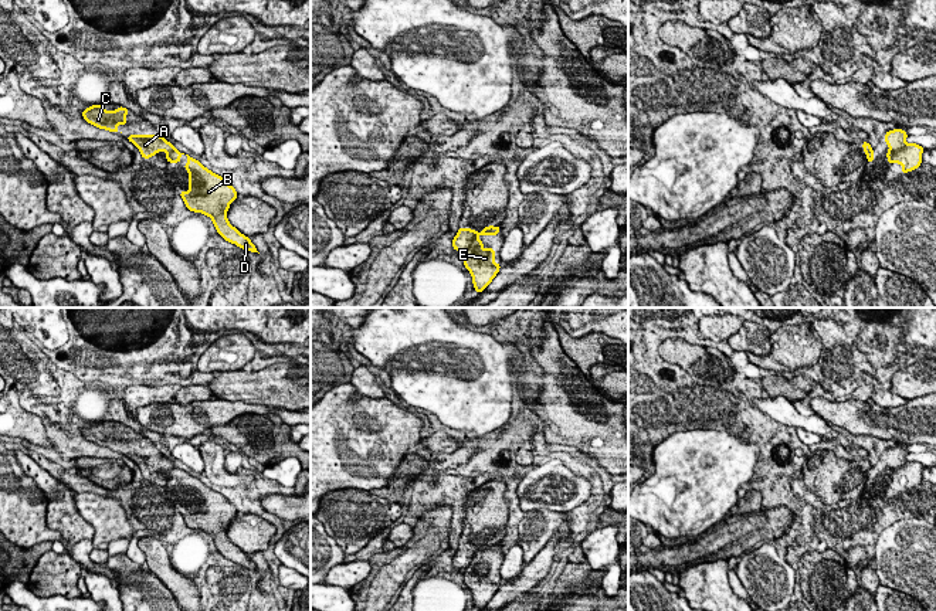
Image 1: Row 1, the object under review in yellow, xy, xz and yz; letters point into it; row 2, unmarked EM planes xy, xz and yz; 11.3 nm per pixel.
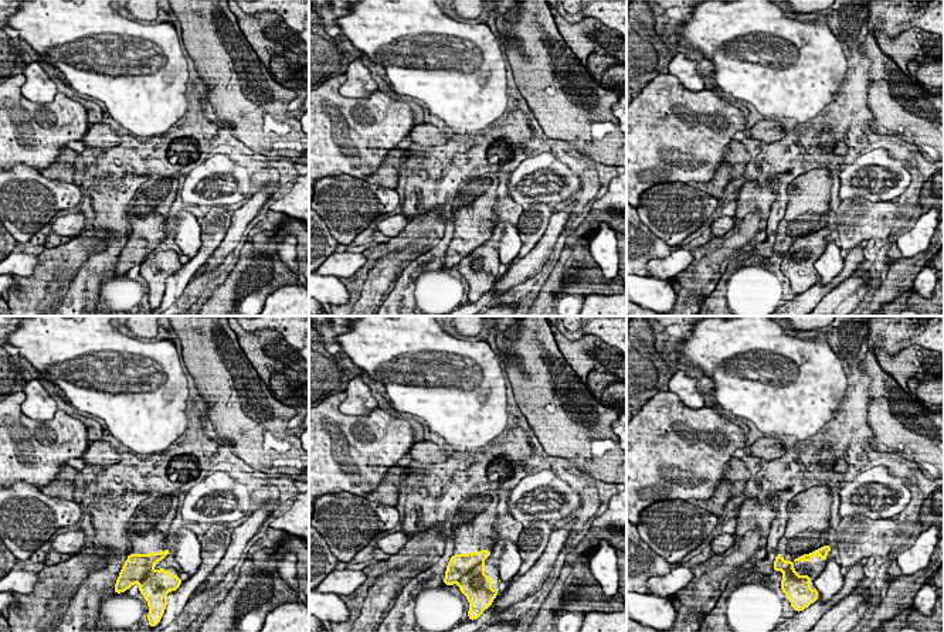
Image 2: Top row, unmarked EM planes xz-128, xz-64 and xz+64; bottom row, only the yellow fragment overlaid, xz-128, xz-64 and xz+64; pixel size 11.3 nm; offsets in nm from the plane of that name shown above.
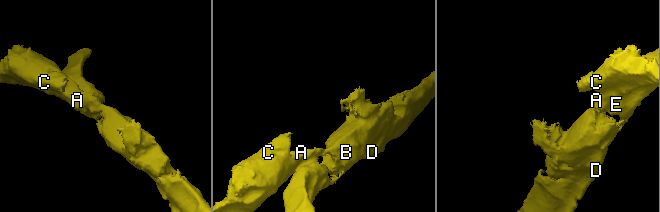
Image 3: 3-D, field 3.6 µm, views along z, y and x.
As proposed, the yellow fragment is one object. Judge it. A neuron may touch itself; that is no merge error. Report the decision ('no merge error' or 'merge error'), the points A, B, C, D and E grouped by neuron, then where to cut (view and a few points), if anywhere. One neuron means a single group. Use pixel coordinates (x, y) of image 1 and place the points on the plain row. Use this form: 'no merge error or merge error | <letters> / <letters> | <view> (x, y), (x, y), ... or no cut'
merge error | A C / B D E | xz (478, 550), (465, 569)

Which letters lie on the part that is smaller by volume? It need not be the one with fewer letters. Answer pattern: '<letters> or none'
A, C

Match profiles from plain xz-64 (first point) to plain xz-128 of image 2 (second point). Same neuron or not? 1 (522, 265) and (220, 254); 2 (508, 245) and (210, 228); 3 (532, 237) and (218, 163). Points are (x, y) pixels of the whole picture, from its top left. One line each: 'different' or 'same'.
1: same
2: different
3: different

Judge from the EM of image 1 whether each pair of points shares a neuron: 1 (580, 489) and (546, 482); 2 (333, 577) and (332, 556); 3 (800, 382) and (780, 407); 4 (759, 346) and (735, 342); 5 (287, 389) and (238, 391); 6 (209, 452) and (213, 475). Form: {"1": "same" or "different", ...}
{"1": "same", "2": "different", "3": "different", "4": "same", "5": "same", "6": "same"}

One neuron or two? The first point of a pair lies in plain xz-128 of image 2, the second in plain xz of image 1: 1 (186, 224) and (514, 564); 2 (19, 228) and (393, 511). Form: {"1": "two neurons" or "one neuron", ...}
{"1": "one neuron", "2": "one neuron"}

